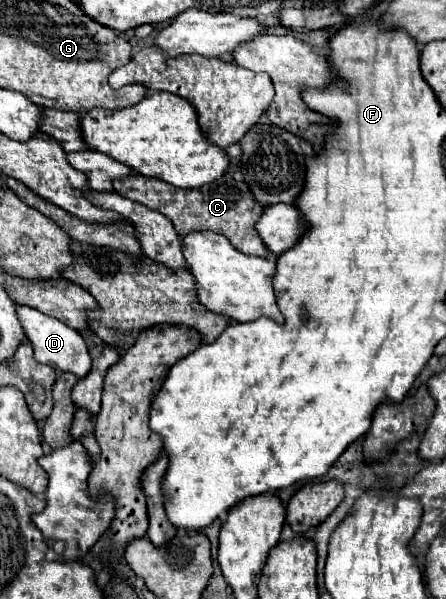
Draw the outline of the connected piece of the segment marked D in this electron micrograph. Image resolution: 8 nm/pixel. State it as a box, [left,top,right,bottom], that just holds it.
[16,305,92,379]

